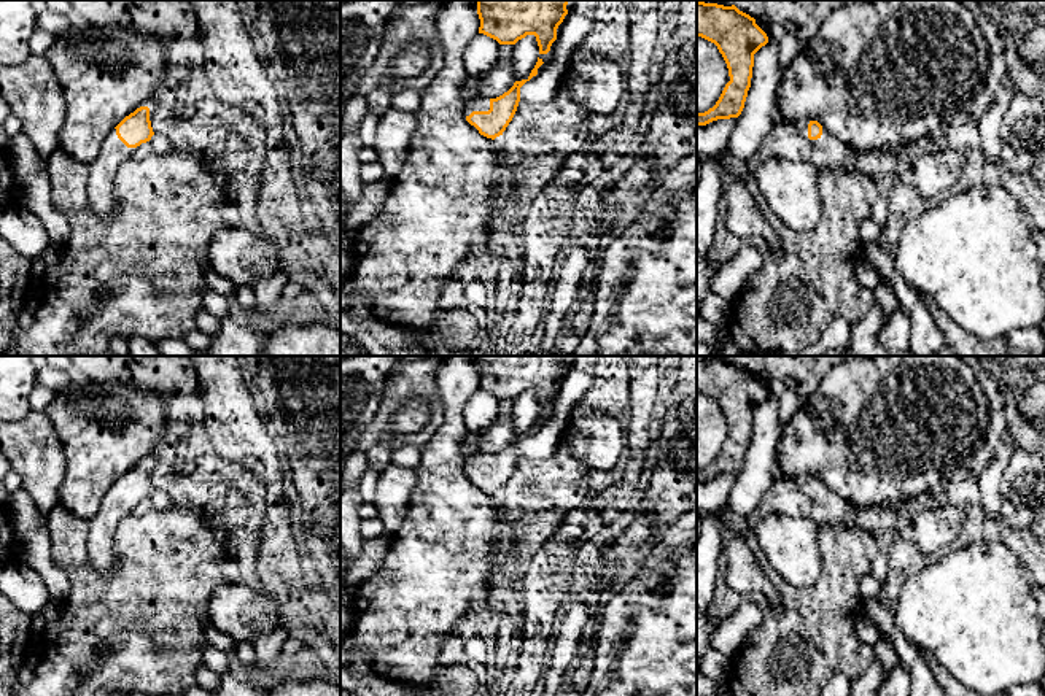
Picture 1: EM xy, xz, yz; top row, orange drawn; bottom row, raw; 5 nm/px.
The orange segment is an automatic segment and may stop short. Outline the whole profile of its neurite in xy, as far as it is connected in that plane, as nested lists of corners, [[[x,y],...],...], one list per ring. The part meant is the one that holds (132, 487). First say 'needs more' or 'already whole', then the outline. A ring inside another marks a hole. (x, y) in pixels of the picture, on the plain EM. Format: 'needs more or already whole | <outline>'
needs more | [[[140,462],[108,489],[99,512],[89,518],[87,550],[91,566],[100,577],[116,570],[115,532],[118,523],[132,513],[137,502],[151,497],[153,491],[150,464]]]

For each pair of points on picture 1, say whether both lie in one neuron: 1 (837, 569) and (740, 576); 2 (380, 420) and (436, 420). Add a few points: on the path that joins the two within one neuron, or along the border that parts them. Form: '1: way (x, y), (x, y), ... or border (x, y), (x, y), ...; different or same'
1: border (745, 541), (764, 572); different
2: way (388, 436), (392, 439), (419, 439), (422, 436); same

